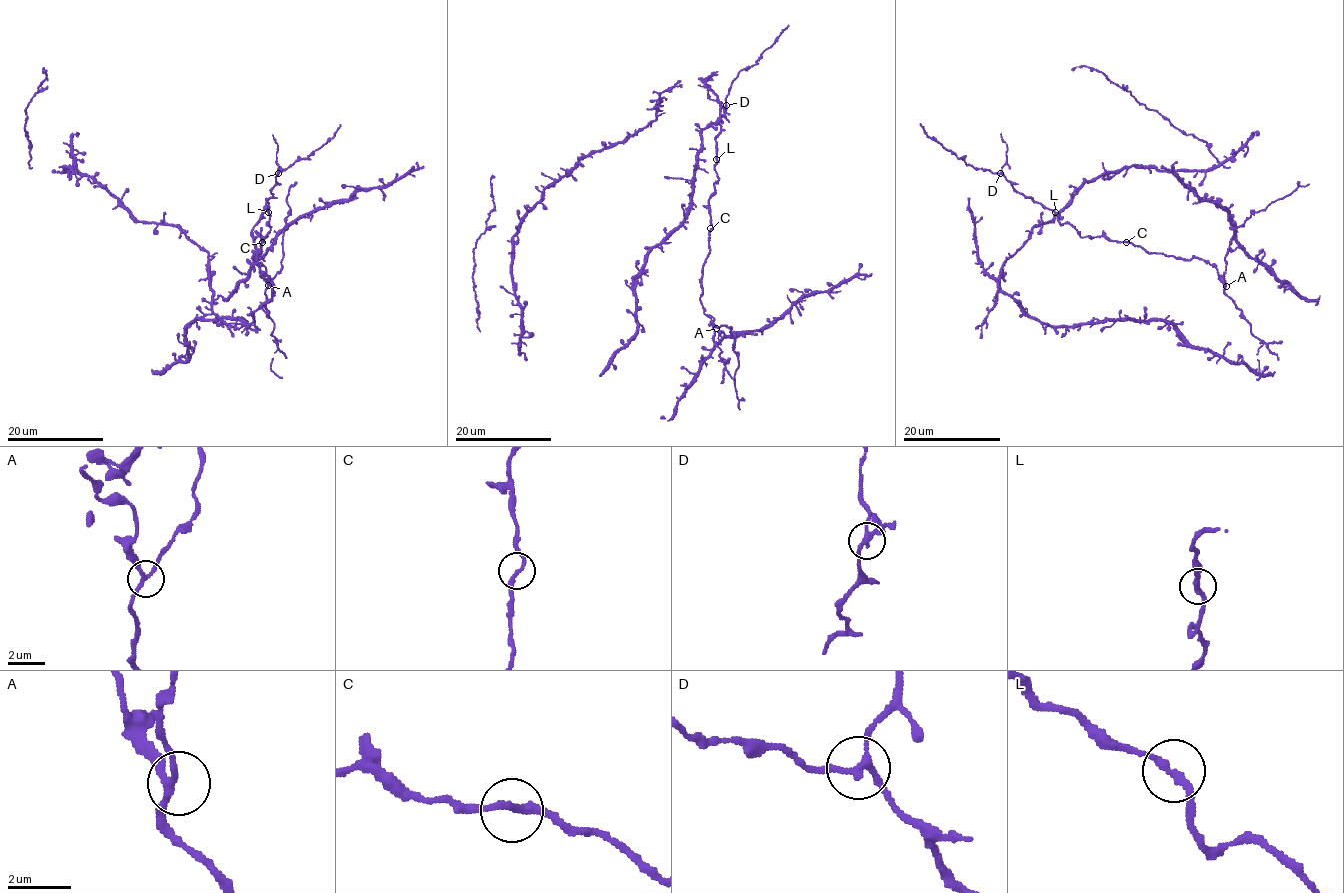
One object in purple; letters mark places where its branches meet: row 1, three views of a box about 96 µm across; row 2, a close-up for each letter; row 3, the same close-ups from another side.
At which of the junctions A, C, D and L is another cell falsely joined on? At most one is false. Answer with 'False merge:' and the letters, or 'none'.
False merge: none

